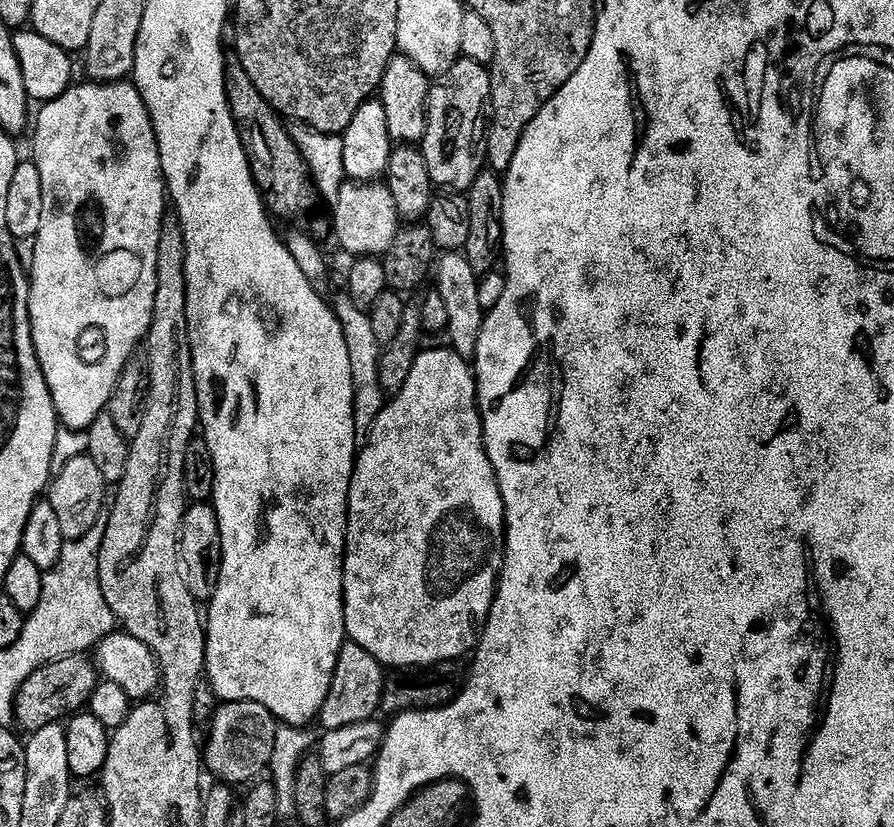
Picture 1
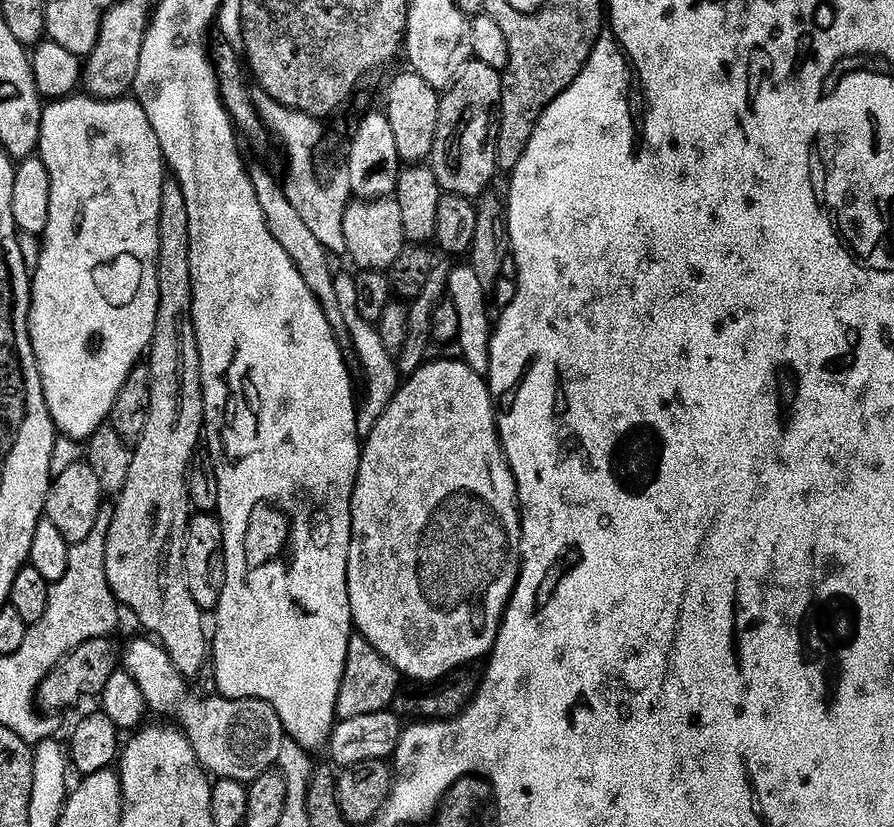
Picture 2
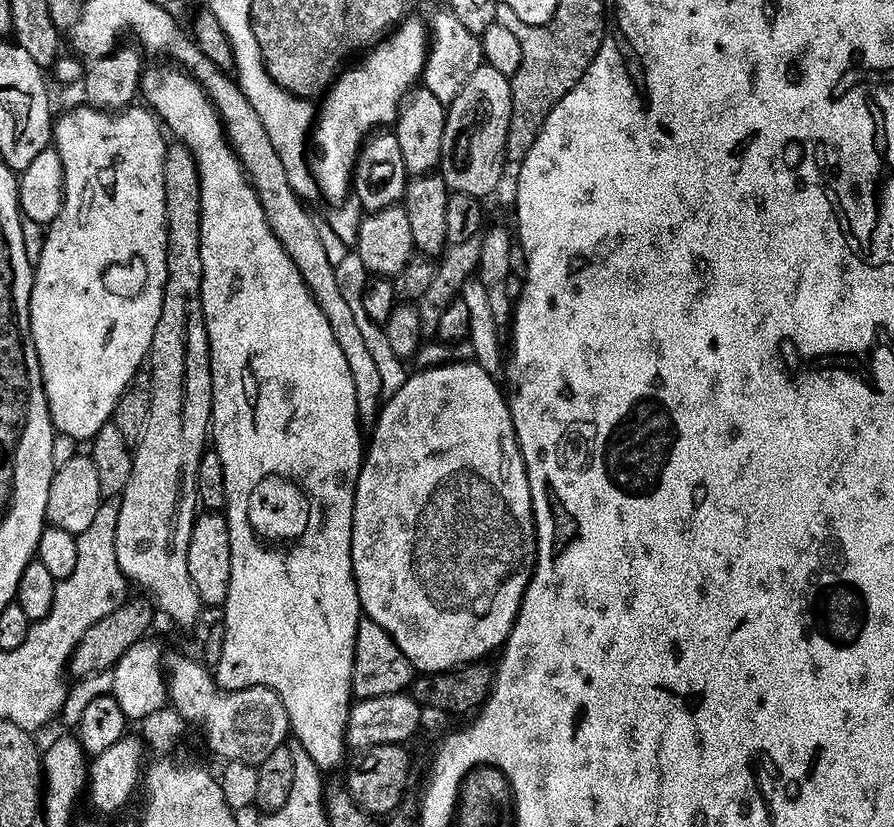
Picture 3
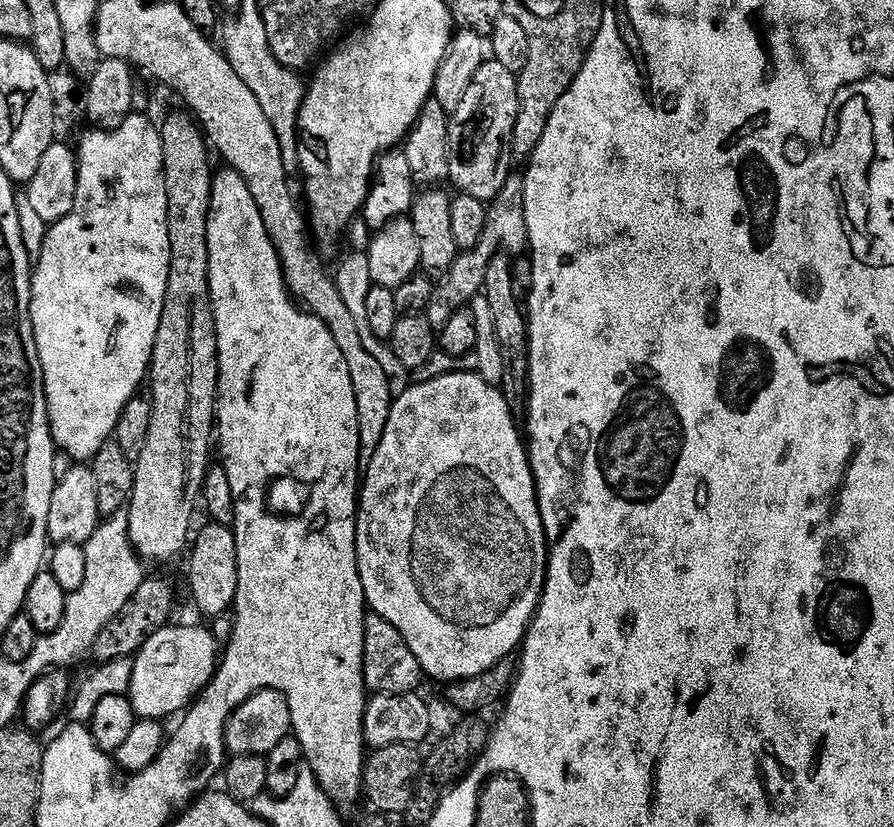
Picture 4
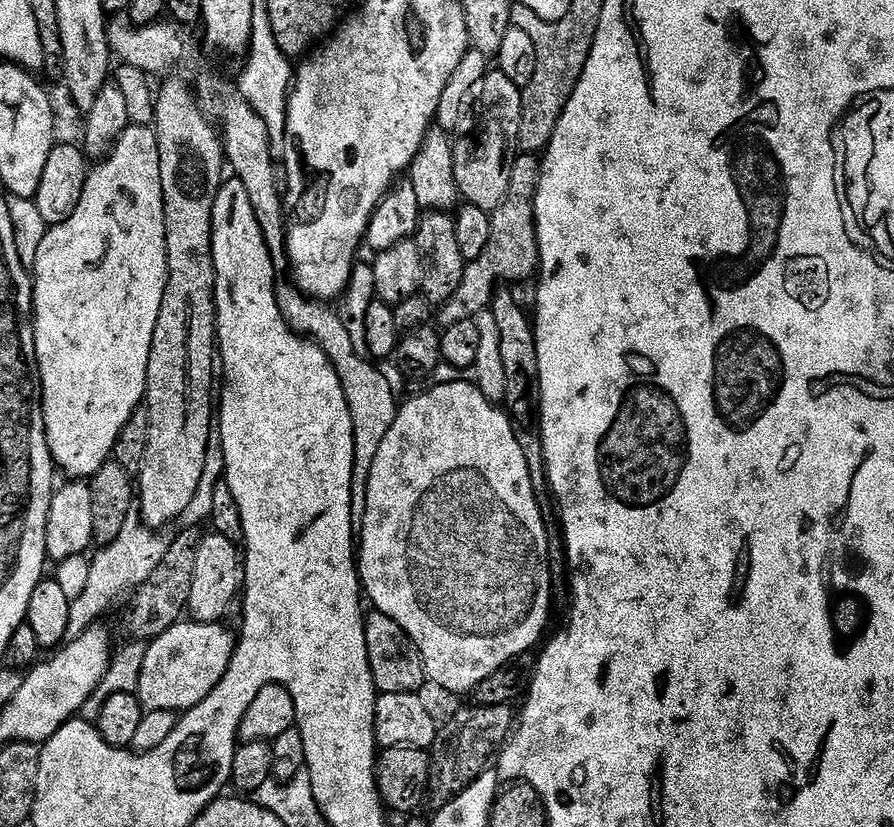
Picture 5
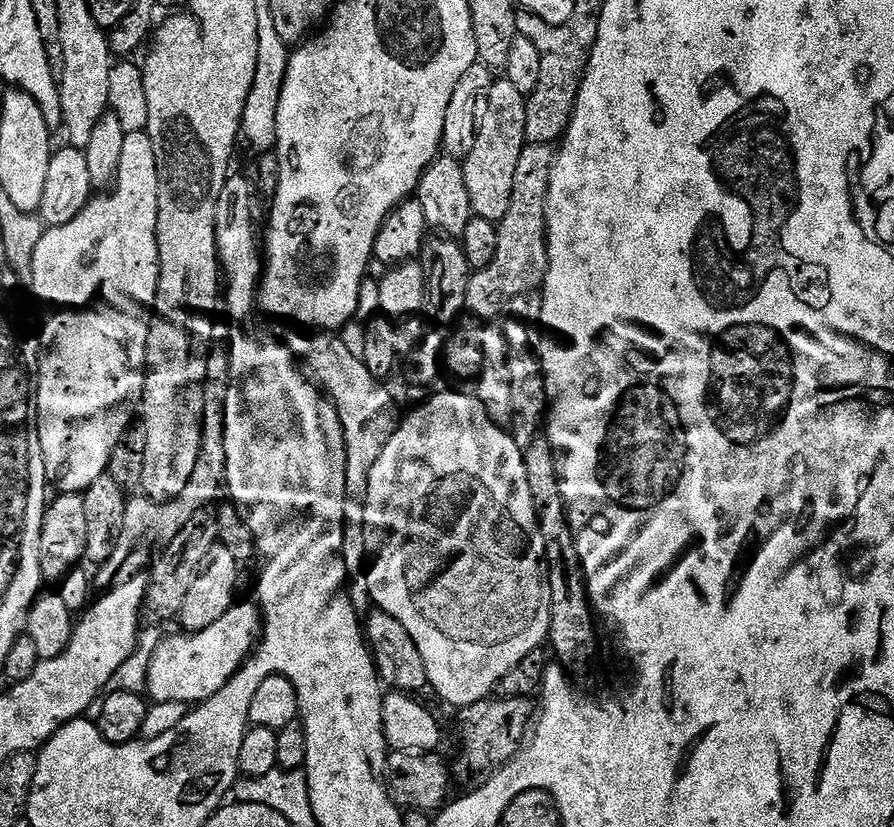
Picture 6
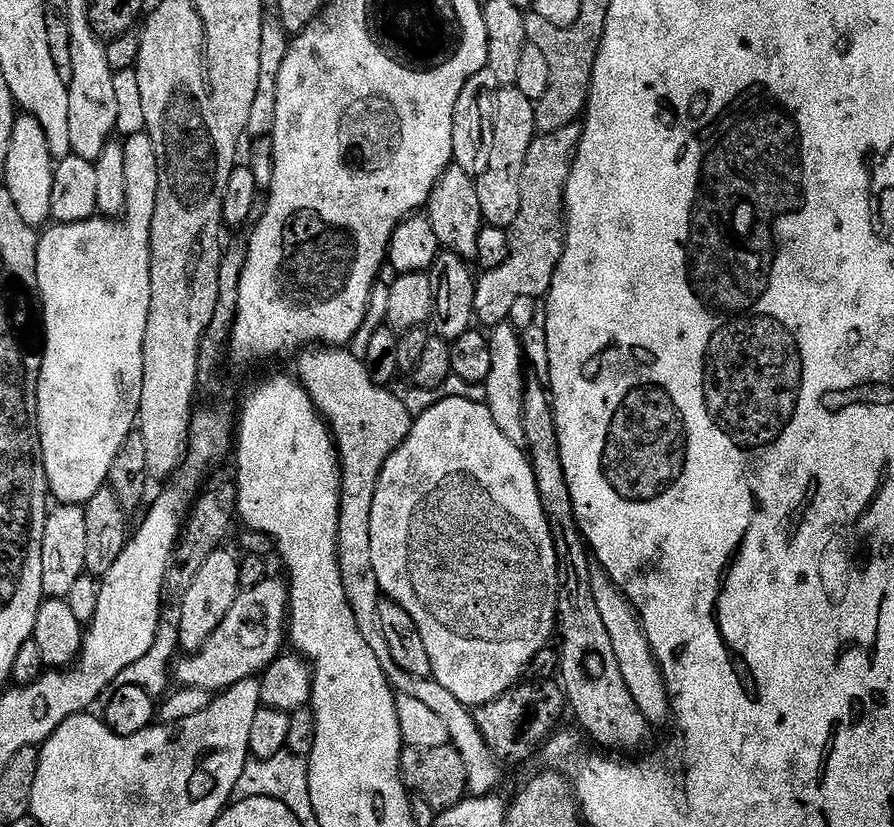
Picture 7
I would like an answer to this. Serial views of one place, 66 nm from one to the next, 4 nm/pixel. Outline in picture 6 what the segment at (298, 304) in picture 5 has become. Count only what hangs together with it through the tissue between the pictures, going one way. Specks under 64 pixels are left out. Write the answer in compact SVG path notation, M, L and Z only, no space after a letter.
M292 330L286 337L288 349L291 350L297 361L302 362L302 371L321 392L325 393L333 406L338 410L338 418L342 422L342 430L346 438L346 490L348 491L348 505L344 515L344 541L342 542L342 554L346 562L346 570L350 577L347 585L348 596L357 613L364 614L373 607L372 595L368 589L368 573L366 571L366 561L369 559L368 539L364 529L364 496L368 493L368 483L370 482L370 472L374 462L382 458L382 450L386 450L386 444L390 442L392 435L396 433L398 427L398 415L396 408L392 405L392 396L384 389L385 385L379 380L375 380L366 370L363 359L356 356L339 340L336 334L321 334L316 330Z

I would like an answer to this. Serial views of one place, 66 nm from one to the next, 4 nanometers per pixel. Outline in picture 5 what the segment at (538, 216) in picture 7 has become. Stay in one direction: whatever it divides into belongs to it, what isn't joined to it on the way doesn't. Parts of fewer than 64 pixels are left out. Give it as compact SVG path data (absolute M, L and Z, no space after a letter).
M528 154L516 157L516 165L512 171L512 181L508 198L504 204L491 213L492 229L490 242L486 250L477 260L471 261L465 267L464 277L458 290L439 309L438 316L444 319L445 325L453 324L455 320L470 320L480 315L491 305L499 280L528 280L537 275L540 267L540 251L536 237L536 187L540 181L539 159Z

